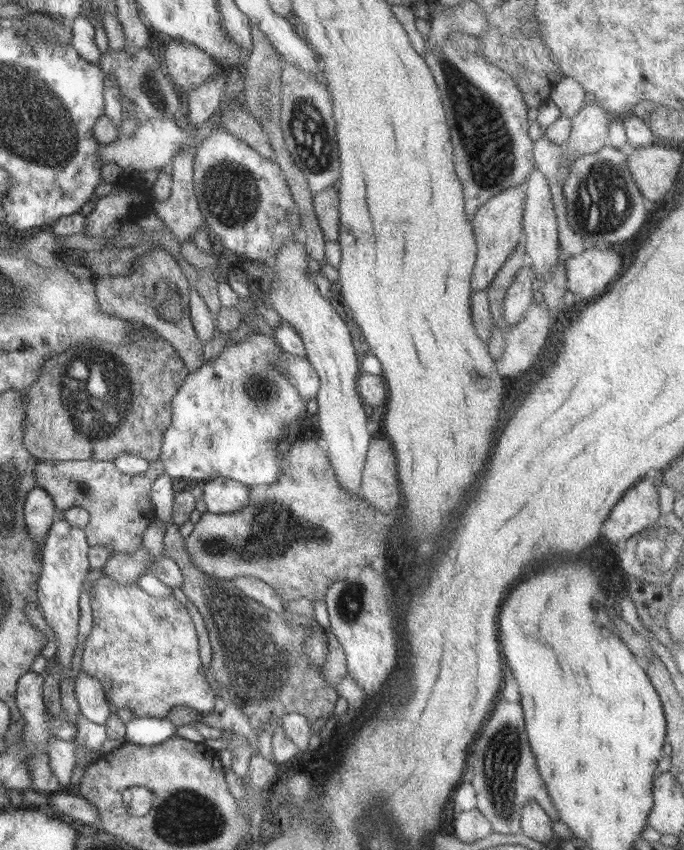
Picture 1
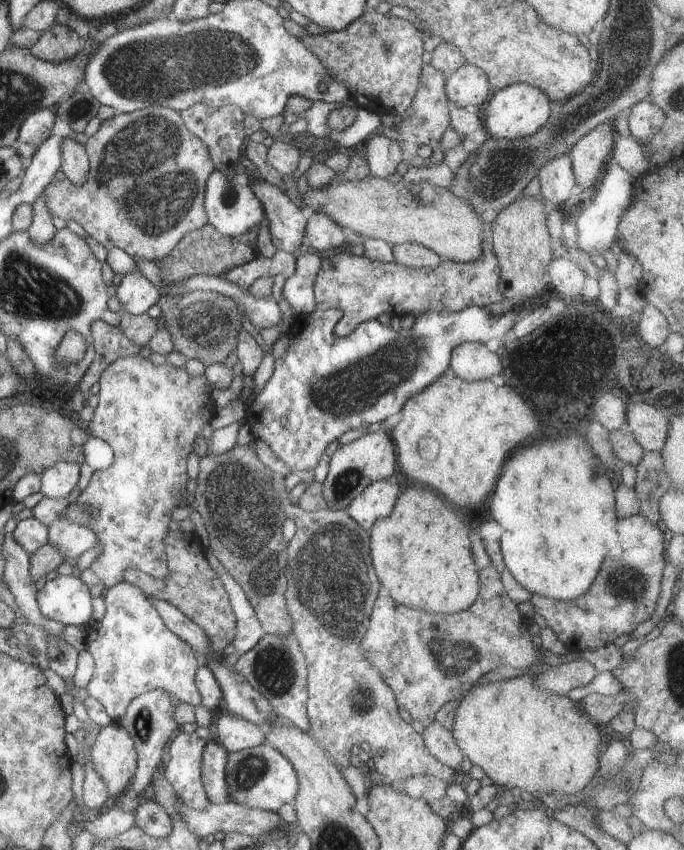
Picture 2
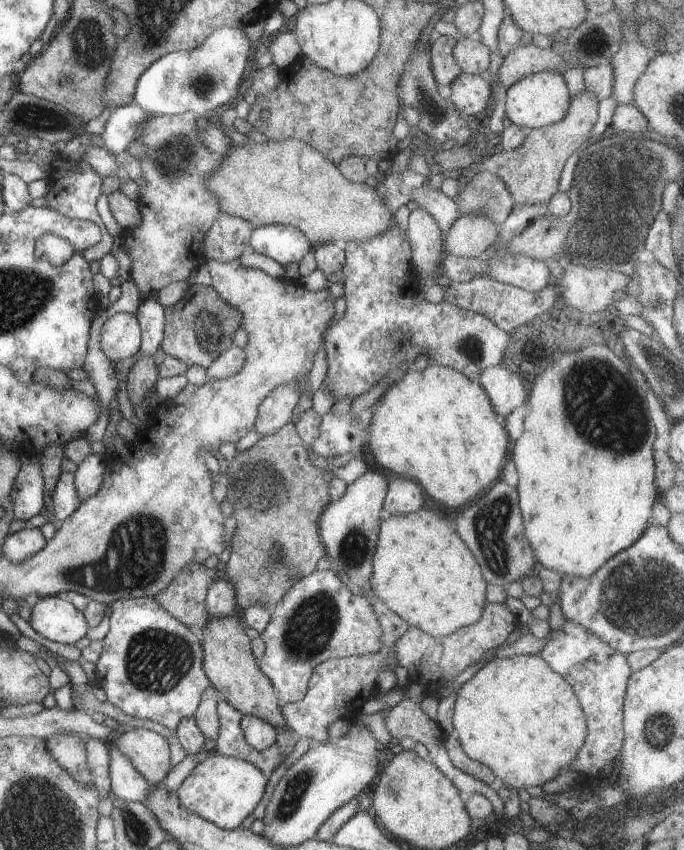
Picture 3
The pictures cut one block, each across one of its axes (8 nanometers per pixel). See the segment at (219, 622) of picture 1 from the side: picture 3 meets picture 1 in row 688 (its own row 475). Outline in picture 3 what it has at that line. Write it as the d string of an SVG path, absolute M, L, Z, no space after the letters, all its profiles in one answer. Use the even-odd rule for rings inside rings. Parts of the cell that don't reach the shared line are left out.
M288 423L286 426L283 426L276 434L267 437L260 437L258 442L248 448L248 450L237 453L236 456L229 464L229 473L223 477L227 485L227 497L230 502L234 505L234 518L237 520L237 526L235 528L235 534L232 536L232 546L233 551L230 555L228 562L221 567L221 573L233 584L236 593L236 602L239 611L247 609L253 604L263 604L266 605L268 609L272 606L275 606L277 602L280 602L280 599L288 592L288 589L294 584L294 582L300 580L300 578L312 574L317 568L318 560L325 556L325 546L322 542L322 539L319 535L319 520L321 514L324 512L324 509L327 507L327 504L331 501L331 496L329 494L329 484L332 479L336 478L332 474L332 468L322 469L316 467L316 464L310 461L310 454L308 454L308 445L306 445L303 440L298 435L296 427L293 423ZM294 491L297 495L296 504L290 504L290 492ZM291 570L297 570L297 576L291 576Z

